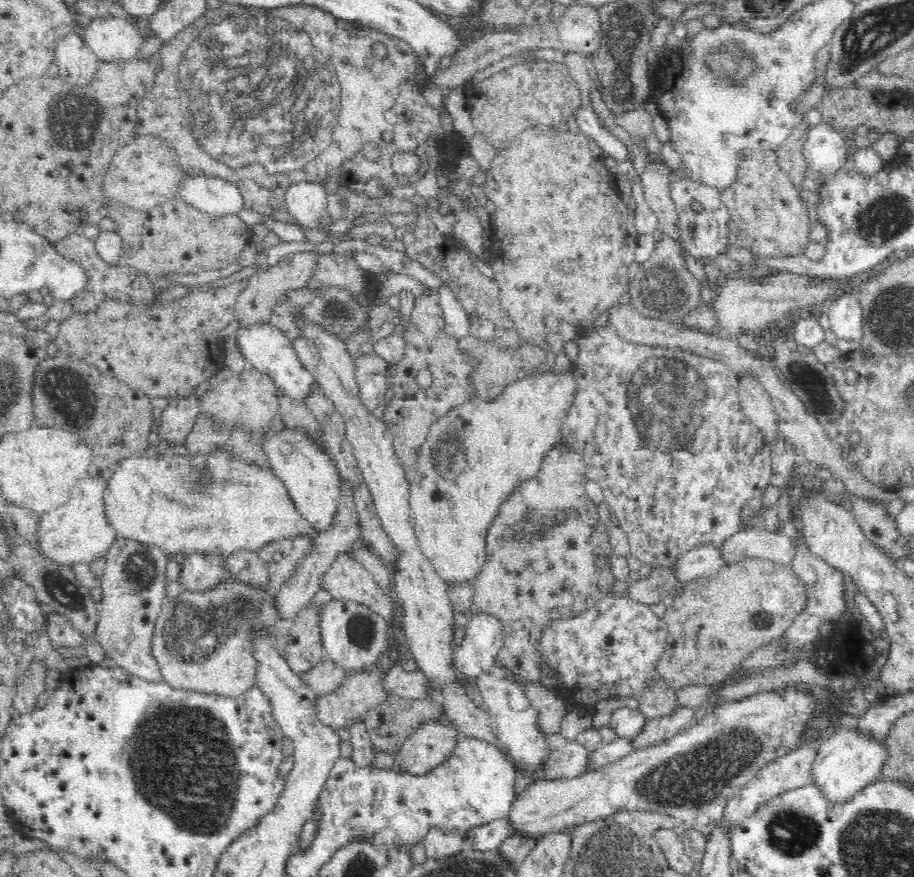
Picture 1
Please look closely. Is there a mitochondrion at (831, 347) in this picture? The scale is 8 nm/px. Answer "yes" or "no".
no

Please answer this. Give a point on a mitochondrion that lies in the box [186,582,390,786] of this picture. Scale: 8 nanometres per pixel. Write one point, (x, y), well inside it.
(360, 631)

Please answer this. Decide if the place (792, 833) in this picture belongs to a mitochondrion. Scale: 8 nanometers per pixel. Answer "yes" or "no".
yes

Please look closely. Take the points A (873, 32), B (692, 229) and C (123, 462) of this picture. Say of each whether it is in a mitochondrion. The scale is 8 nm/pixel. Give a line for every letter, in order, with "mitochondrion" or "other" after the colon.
A: mitochondrion
B: other
C: other

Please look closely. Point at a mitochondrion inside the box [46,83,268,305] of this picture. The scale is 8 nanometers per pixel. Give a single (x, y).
(78, 122)

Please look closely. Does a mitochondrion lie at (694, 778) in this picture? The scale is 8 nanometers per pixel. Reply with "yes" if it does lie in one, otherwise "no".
yes

